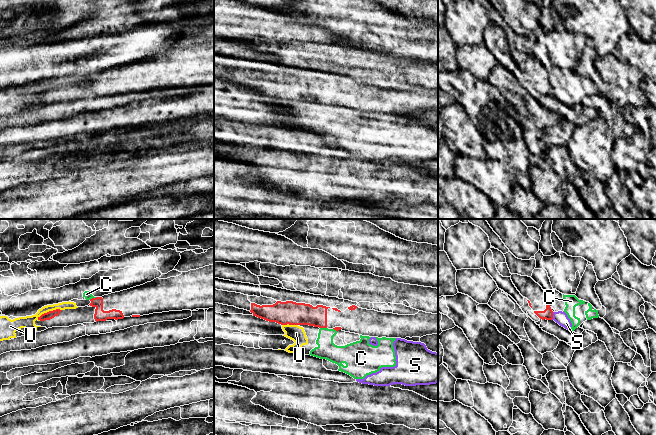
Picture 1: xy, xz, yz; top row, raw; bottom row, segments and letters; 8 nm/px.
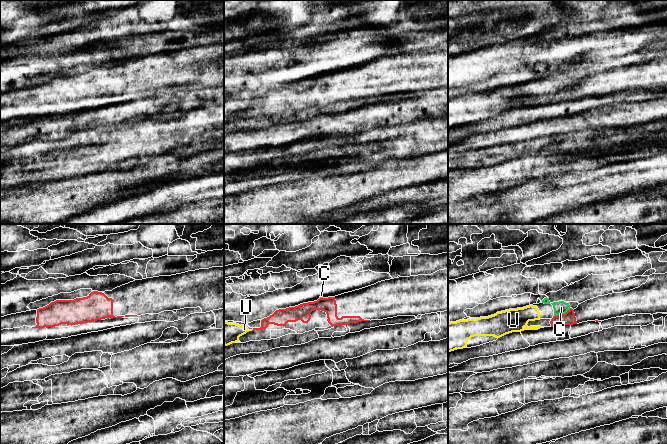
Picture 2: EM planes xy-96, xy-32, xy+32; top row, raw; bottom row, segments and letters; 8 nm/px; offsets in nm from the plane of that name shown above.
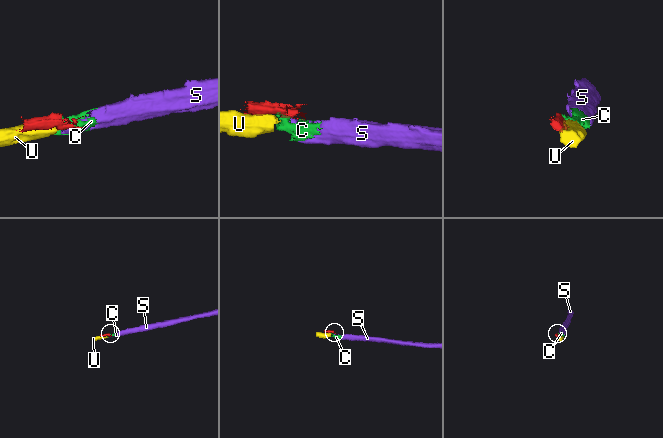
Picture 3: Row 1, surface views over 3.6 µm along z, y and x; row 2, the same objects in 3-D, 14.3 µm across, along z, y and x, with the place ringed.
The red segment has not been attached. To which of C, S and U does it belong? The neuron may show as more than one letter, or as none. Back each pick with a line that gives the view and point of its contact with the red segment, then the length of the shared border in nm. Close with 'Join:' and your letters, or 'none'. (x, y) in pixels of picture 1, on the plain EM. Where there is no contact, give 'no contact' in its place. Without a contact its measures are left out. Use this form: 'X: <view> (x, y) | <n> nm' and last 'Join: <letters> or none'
Join: none

